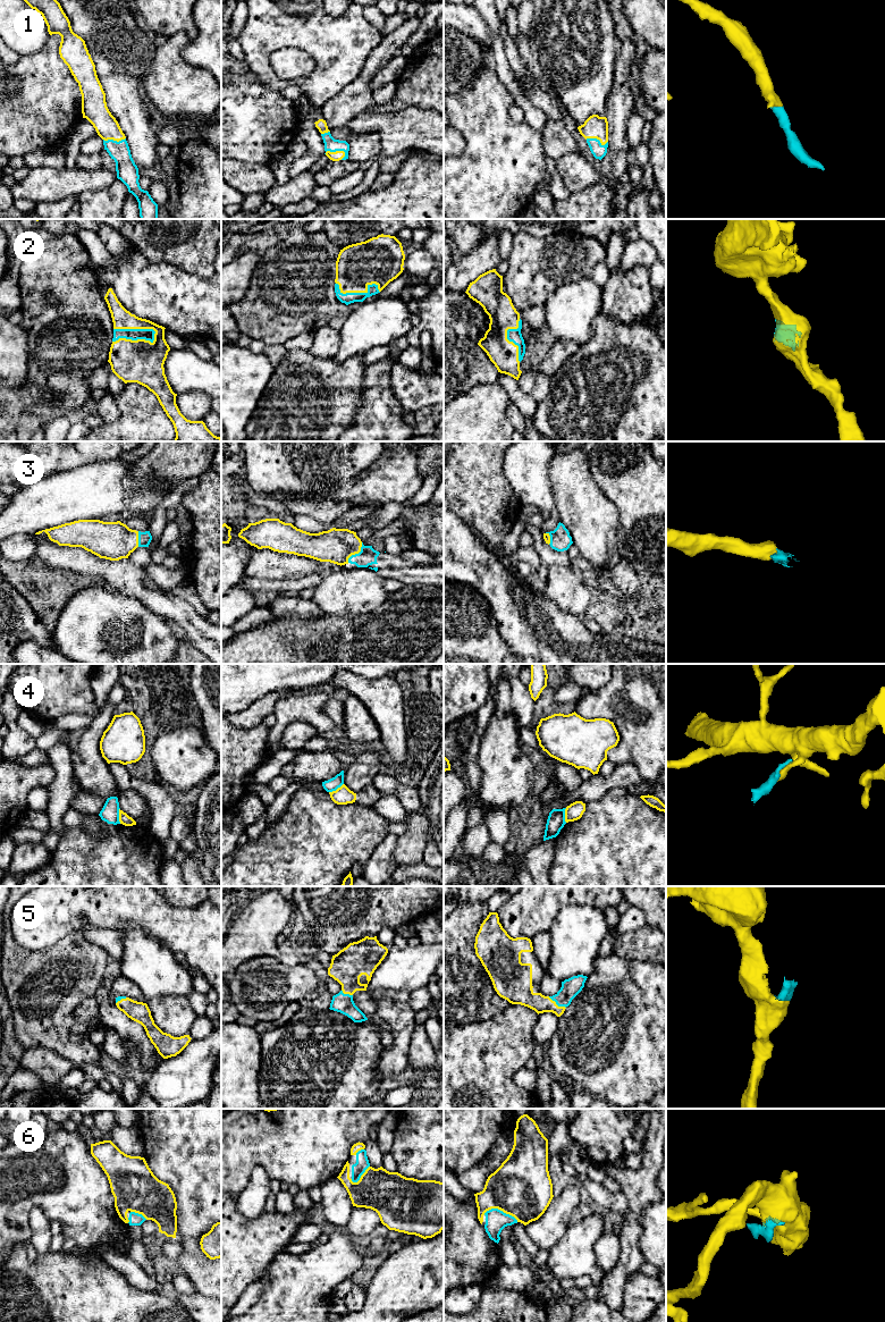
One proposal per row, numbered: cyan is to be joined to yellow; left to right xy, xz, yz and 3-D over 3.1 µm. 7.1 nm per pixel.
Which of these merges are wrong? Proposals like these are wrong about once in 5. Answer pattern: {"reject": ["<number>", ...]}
{"reject": ["4"]}

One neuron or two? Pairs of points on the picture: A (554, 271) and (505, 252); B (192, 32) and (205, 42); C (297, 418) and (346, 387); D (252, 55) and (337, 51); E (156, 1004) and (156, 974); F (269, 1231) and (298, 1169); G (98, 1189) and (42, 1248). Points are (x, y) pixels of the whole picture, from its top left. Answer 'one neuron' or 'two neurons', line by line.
A: two neurons
B: two neurons
C: one neuron
D: one neuron
E: two neurons
F: two neurons
G: two neurons

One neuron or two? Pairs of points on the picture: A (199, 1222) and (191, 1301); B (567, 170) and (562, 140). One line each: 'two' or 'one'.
A: two
B: two

